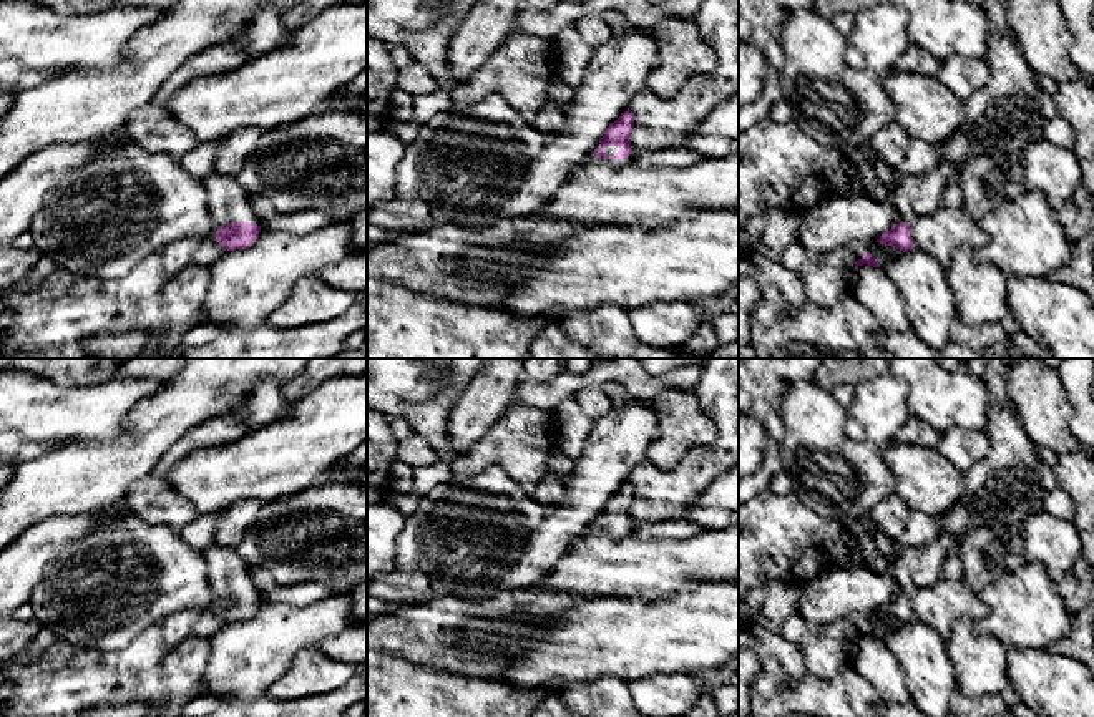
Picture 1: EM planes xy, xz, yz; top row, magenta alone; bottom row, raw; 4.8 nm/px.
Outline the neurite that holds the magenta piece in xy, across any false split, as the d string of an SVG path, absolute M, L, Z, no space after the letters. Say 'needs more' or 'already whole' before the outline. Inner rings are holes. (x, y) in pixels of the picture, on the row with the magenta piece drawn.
needs more | M209 173L201 179L208 191L209 214L219 227L216 242L224 251L251 247L259 237L261 226L254 222L236 222L234 217L246 211L249 193L229 174Z

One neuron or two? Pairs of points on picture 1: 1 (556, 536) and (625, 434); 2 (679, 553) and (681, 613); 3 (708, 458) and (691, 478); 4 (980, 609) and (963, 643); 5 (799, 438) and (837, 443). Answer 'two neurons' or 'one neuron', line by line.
1: one neuron
2: two neurons
3: one neuron
4: two neurons
5: one neuron

